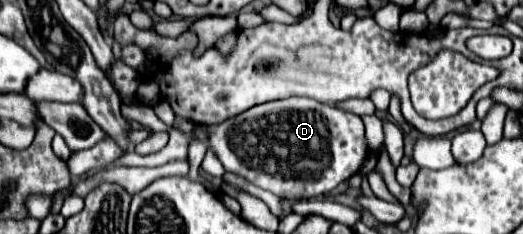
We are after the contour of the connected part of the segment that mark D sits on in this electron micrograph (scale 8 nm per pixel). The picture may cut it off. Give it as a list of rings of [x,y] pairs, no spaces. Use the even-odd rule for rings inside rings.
[[[286,97],[254,105],[252,109],[226,119],[220,125],[210,125],[210,147],[216,151],[226,171],[246,177],[250,183],[272,191],[280,199],[312,199],[330,193],[338,183],[350,179],[366,159],[364,123],[358,115],[318,103],[310,97]]]

